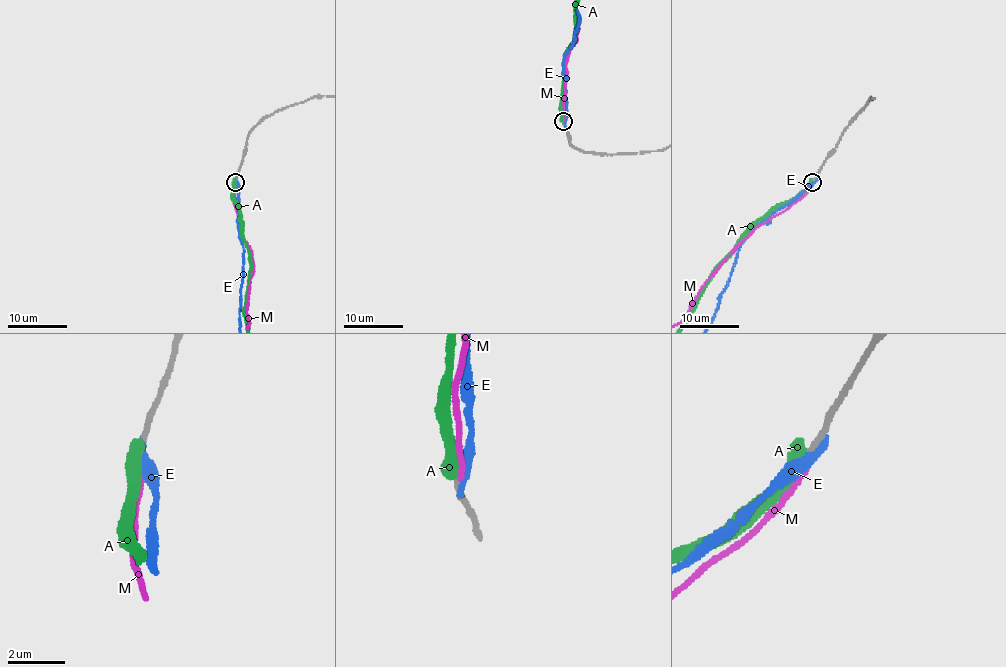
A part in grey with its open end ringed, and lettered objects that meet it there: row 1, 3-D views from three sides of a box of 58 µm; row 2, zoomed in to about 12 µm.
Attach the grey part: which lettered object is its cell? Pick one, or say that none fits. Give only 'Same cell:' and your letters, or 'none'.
Same cell: M

